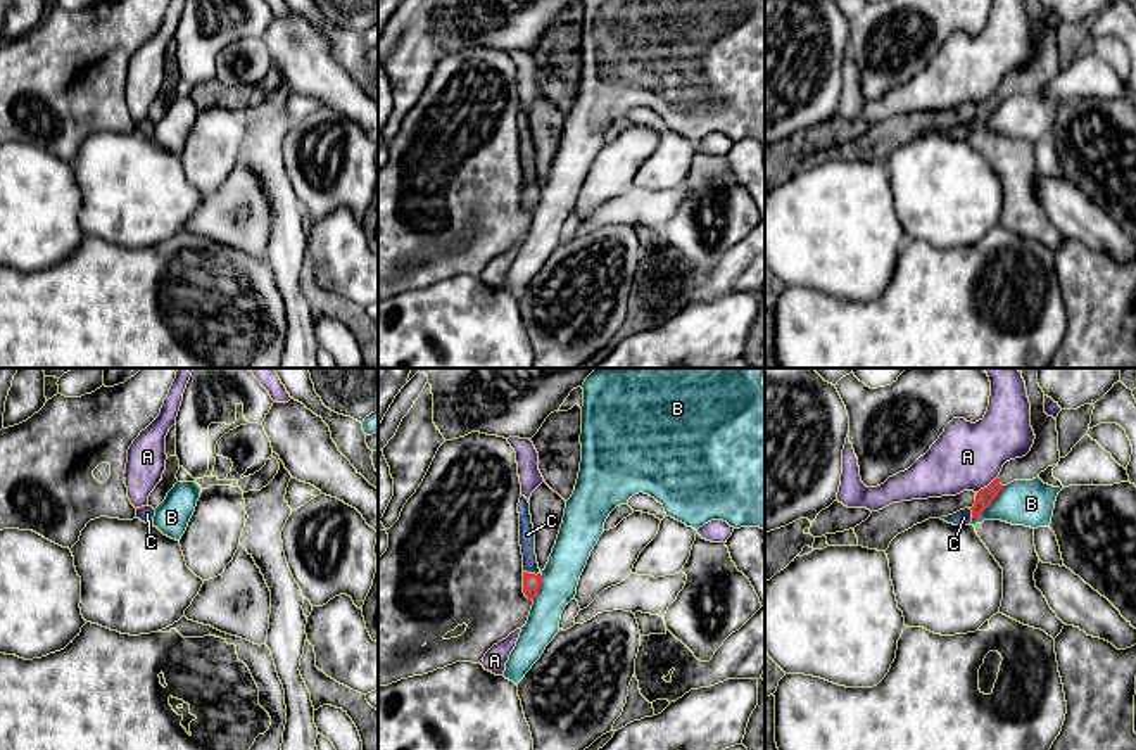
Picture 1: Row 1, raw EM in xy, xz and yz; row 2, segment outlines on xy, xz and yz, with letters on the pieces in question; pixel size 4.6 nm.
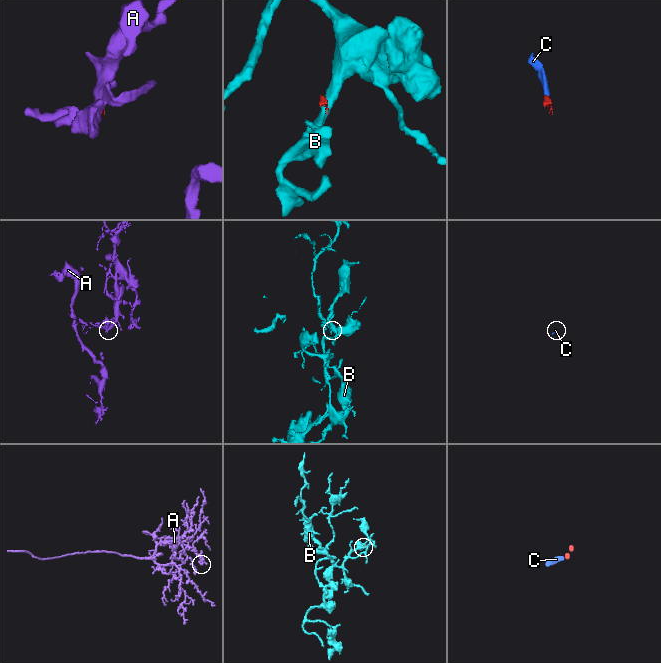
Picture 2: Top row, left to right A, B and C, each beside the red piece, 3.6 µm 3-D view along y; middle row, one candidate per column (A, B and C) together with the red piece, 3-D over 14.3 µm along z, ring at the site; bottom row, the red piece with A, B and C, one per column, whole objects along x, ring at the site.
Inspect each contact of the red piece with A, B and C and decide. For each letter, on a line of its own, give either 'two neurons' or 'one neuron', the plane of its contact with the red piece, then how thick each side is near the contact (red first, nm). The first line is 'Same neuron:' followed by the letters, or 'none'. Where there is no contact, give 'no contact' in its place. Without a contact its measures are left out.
Same neuron: C
A: two neurons | yz | 80/320 nm
B: two neurons | yz | 80/220 nm
C: one neuron | xz | 80/80 nm

